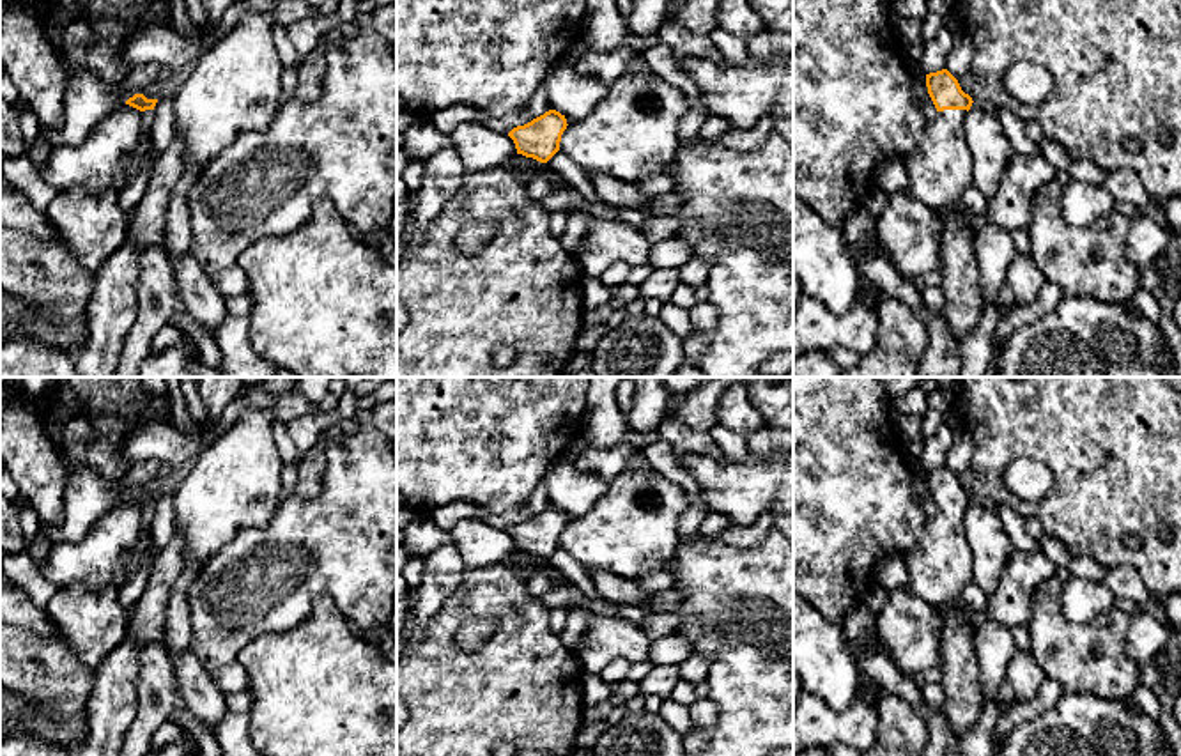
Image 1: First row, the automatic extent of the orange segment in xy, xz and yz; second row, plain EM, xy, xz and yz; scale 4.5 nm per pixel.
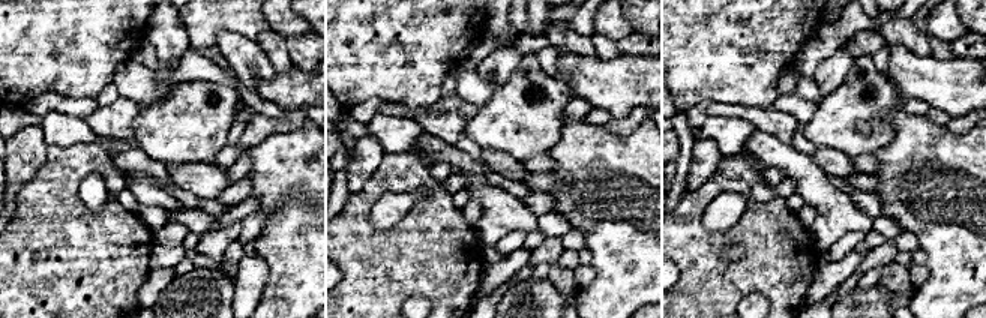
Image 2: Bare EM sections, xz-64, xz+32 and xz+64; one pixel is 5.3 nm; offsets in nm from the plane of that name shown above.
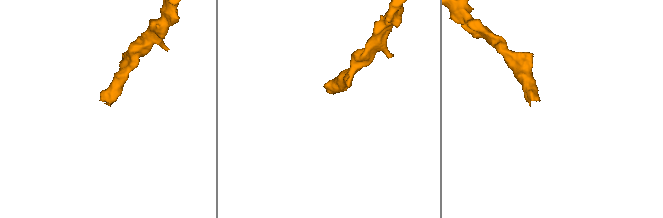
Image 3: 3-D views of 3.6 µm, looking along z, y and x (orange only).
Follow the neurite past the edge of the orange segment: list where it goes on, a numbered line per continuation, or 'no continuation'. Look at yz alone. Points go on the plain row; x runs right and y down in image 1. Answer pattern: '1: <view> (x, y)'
1: yz (941, 569)

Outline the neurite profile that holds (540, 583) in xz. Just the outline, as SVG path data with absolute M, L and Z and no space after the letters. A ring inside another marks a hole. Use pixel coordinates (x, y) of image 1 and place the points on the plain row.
M536 572L528 579L528 593L535 598L542 598L554 586L560 586L560 579L549 572Z

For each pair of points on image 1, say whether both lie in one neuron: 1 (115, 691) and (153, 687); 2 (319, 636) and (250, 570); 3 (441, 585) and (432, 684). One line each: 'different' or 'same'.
1: different
2: different
3: different

